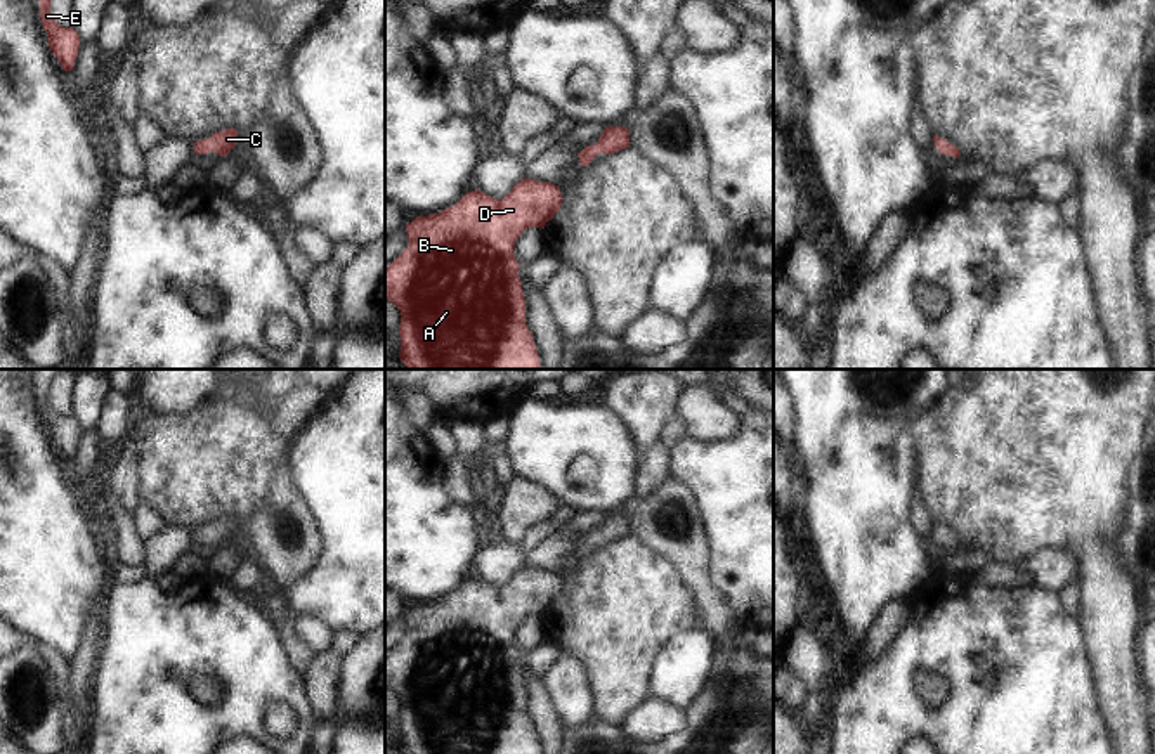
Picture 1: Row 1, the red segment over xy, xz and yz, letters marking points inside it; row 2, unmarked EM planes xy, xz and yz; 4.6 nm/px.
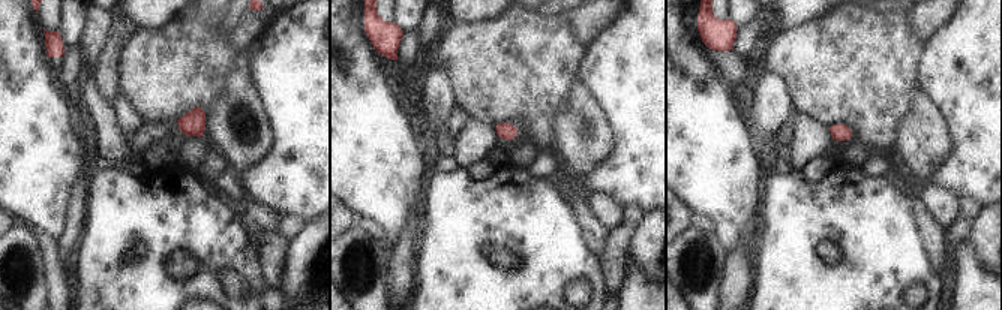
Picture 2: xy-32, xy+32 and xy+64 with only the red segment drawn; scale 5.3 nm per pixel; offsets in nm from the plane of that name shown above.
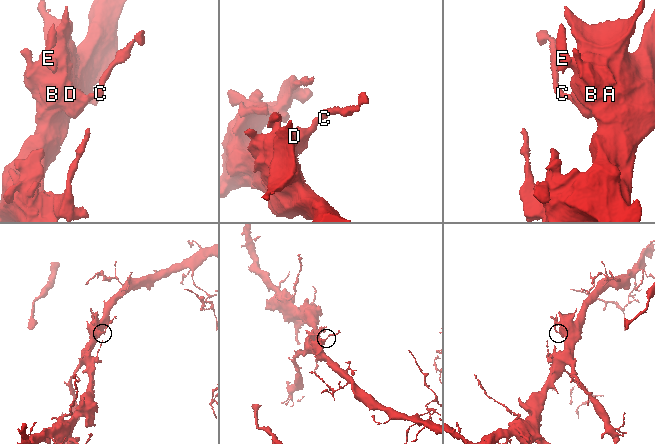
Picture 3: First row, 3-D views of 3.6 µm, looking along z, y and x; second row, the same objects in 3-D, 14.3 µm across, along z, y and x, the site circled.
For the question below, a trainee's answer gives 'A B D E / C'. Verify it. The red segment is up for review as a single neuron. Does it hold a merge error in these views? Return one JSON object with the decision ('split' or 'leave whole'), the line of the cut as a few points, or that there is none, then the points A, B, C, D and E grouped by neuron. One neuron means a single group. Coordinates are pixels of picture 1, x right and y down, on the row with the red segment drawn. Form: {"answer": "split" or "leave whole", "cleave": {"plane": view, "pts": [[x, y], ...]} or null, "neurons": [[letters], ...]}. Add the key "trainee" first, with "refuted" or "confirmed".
{"trainee": "refuted", "answer": "leave whole", "cleave": null, "neurons": [["A", "B", "C", "D", "E"]]}

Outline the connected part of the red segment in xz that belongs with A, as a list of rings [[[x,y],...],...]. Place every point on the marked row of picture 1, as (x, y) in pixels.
[[[522,179],[503,199],[475,189],[440,213],[420,215],[406,225],[408,248],[385,269],[385,298],[401,310],[399,357],[406,369],[543,369],[525,324],[513,248],[525,229],[545,229],[560,206],[562,194],[555,184]]]

